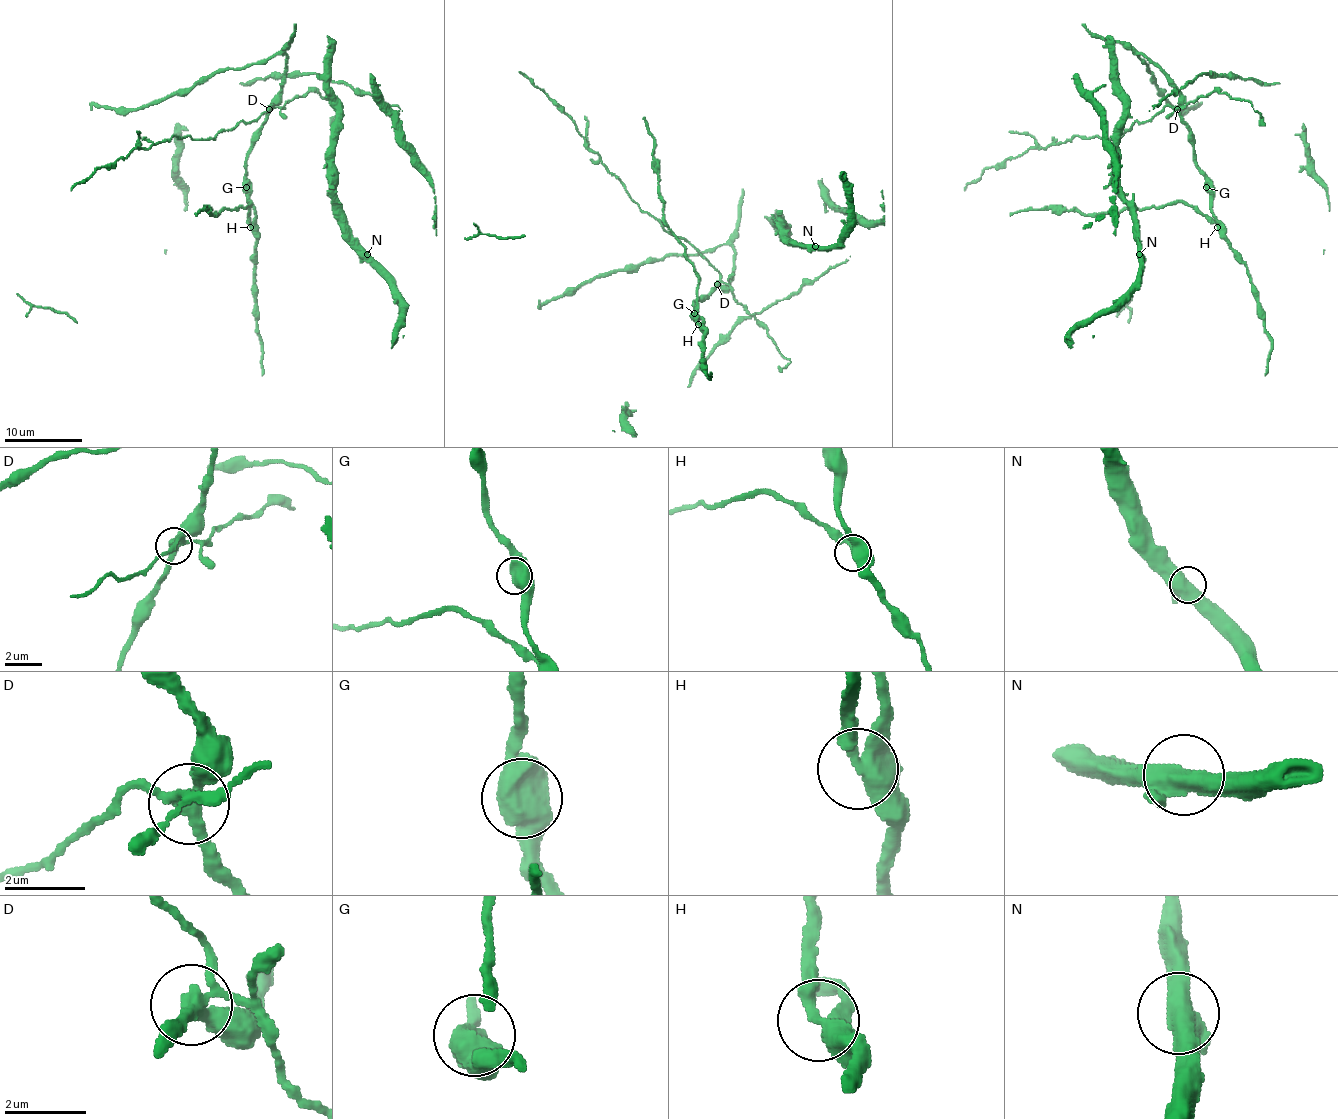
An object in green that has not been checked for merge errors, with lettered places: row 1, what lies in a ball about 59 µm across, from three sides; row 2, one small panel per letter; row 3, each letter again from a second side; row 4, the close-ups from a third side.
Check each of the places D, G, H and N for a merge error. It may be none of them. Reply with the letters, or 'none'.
D, H

